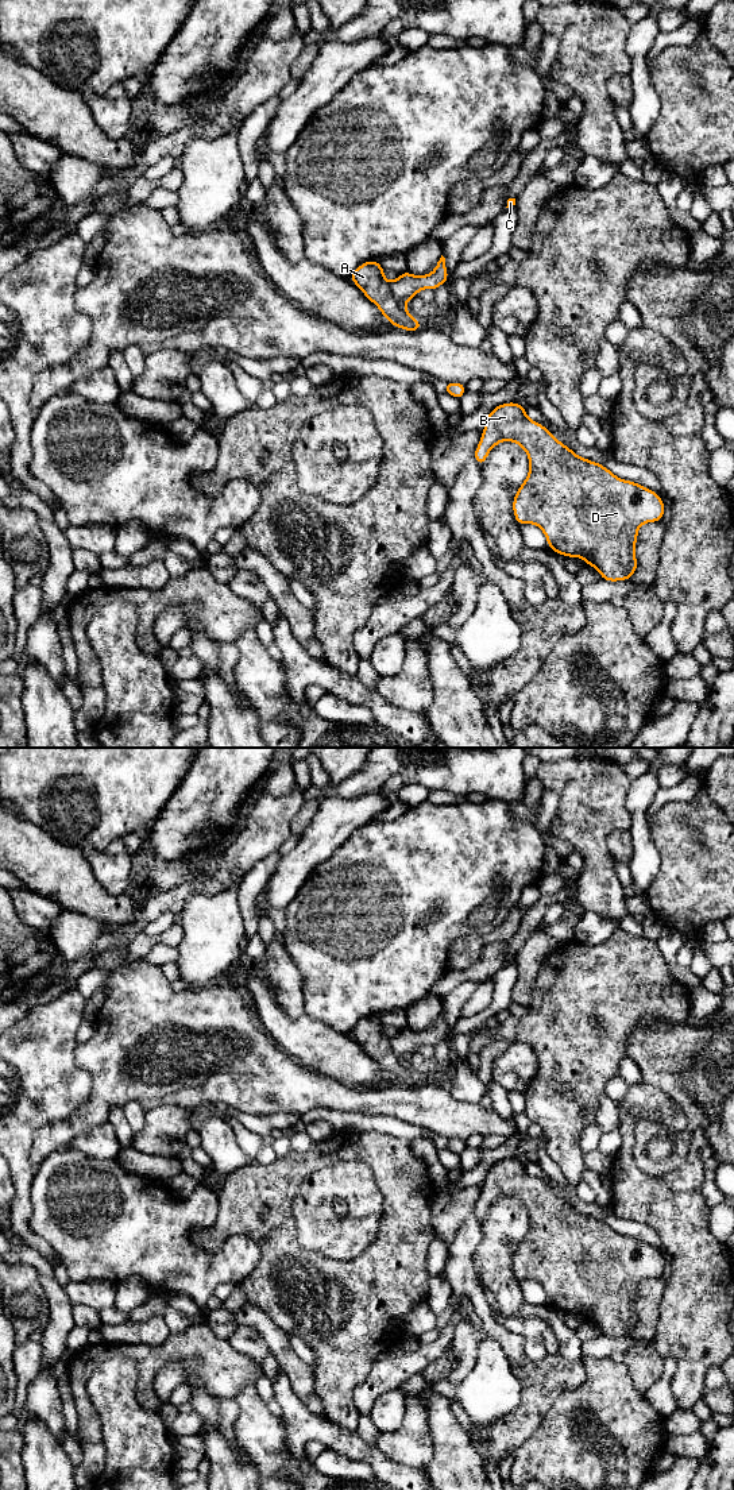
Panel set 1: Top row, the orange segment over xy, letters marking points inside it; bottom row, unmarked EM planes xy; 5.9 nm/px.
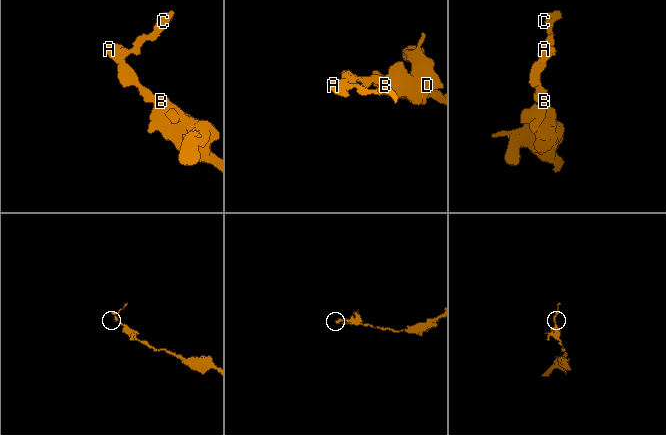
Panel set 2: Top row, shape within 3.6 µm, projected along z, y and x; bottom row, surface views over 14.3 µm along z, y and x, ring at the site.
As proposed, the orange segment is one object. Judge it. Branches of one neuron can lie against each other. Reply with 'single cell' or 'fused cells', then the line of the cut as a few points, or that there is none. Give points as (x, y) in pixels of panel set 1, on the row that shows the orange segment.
fused cells; cut in xy along (389, 282), (391, 294), (404, 305)

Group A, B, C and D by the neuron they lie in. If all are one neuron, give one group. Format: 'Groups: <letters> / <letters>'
Groups: A B D / C

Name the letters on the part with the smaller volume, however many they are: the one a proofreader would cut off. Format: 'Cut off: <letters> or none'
Cut off: C

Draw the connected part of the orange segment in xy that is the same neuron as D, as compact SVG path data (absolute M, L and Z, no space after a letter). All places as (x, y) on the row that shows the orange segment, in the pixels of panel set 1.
M518 402L498 405L488 413L474 453L480 467L490 451L502 441L519 444L529 458L529 474L513 499L517 524L537 525L549 549L565 557L583 559L602 579L629 580L638 567L636 544L640 526L664 517L661 497L640 483L618 478L600 463L577 456L541 422L530 420Z

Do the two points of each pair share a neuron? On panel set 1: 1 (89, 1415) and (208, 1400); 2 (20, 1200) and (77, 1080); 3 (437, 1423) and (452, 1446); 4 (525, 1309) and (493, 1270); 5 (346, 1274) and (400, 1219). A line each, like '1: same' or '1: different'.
1: different
2: same
3: same
4: different
5: same

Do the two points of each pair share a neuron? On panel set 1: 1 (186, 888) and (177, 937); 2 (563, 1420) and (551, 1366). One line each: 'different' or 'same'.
1: different
2: different

